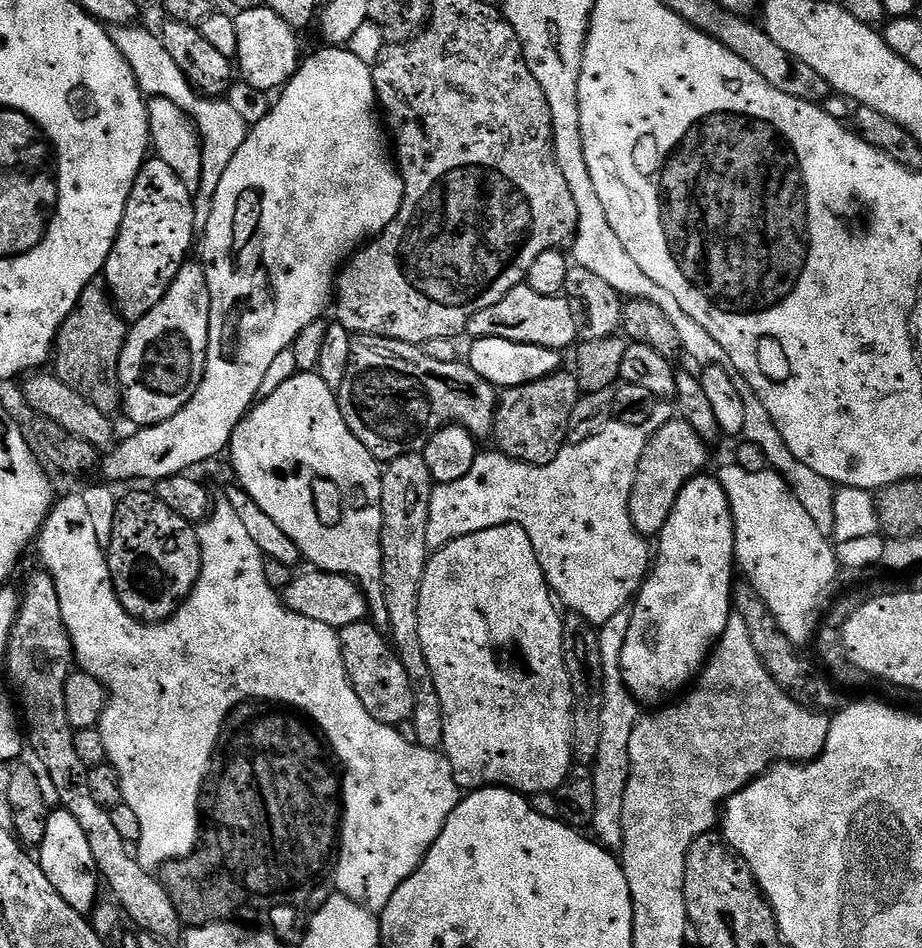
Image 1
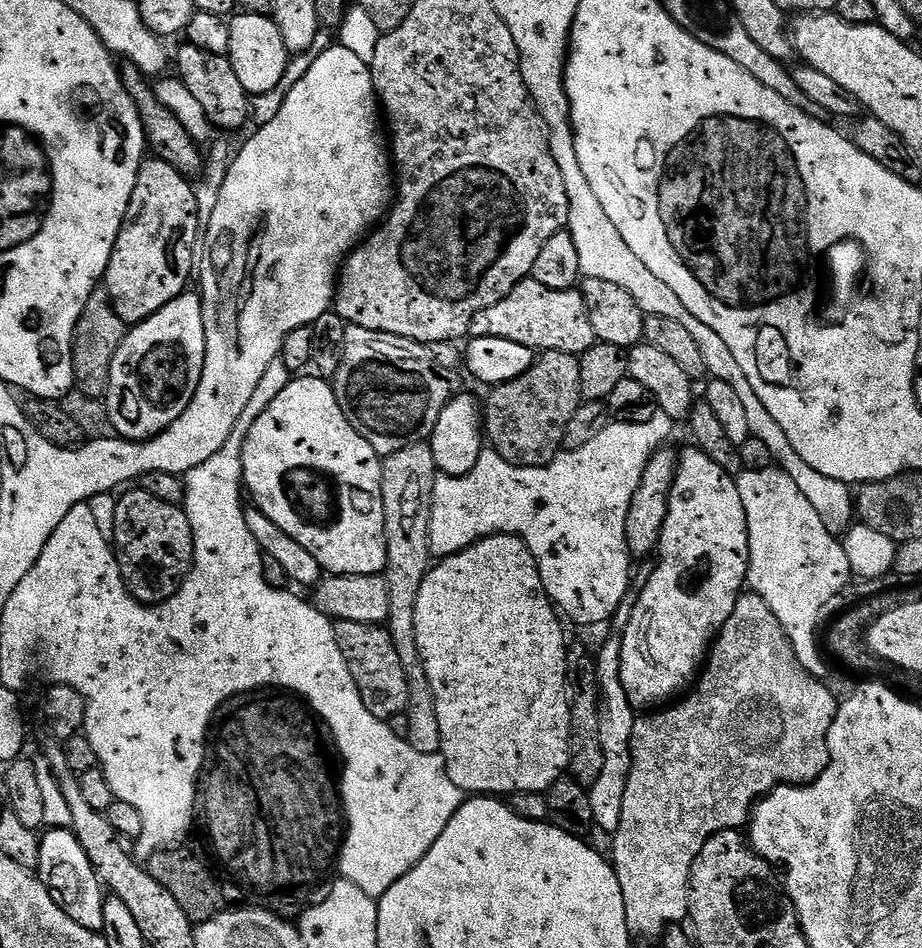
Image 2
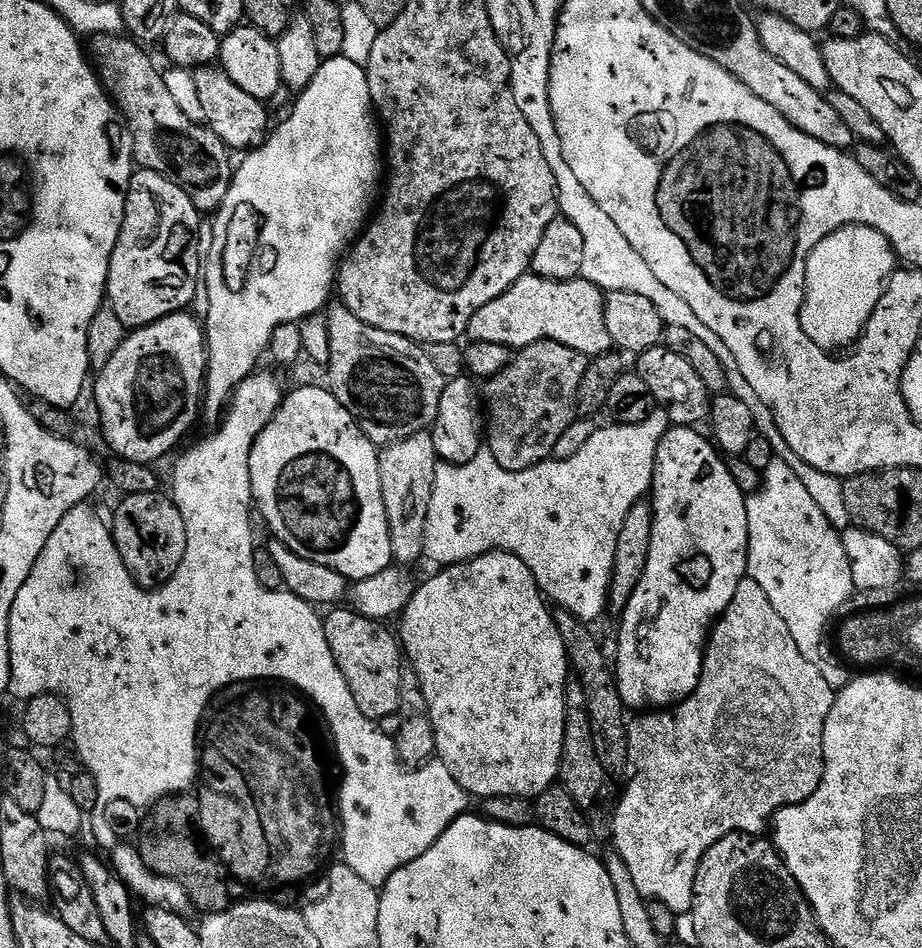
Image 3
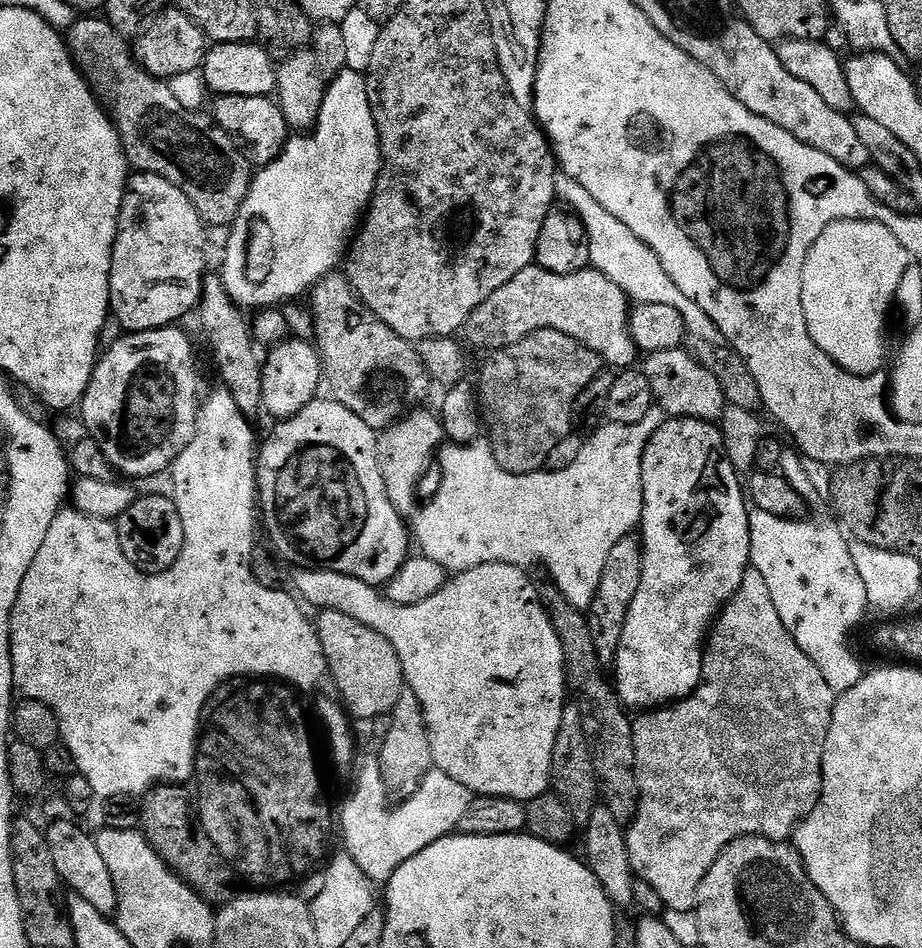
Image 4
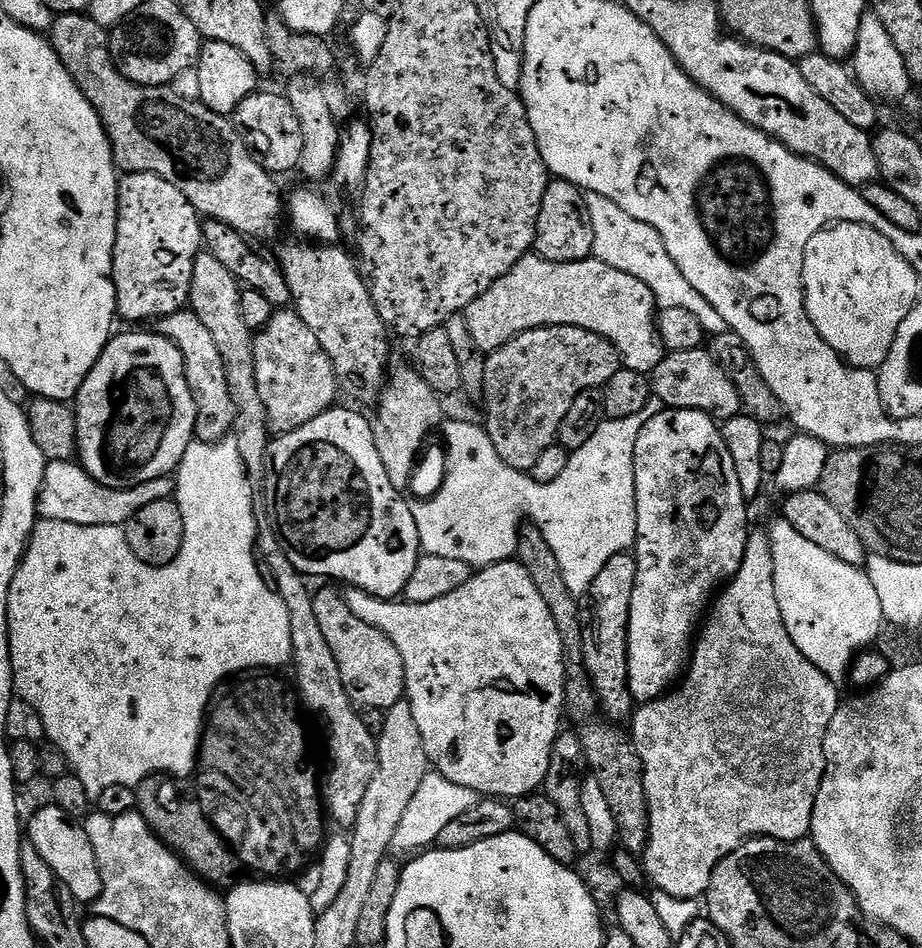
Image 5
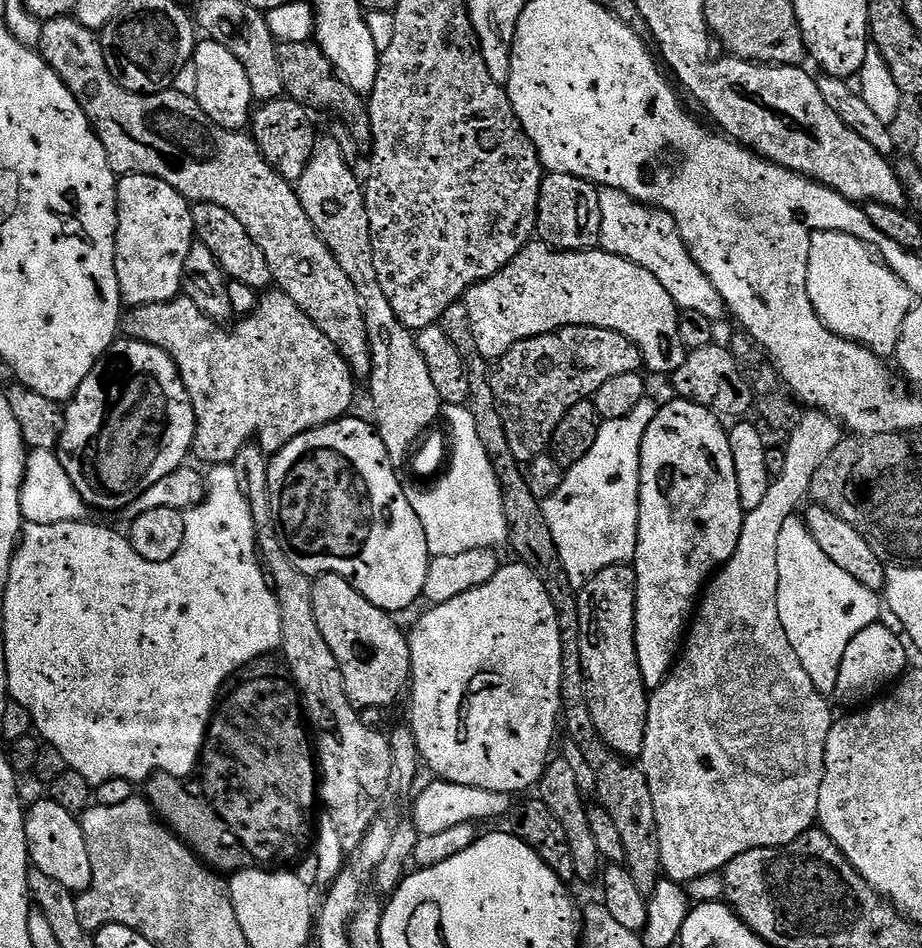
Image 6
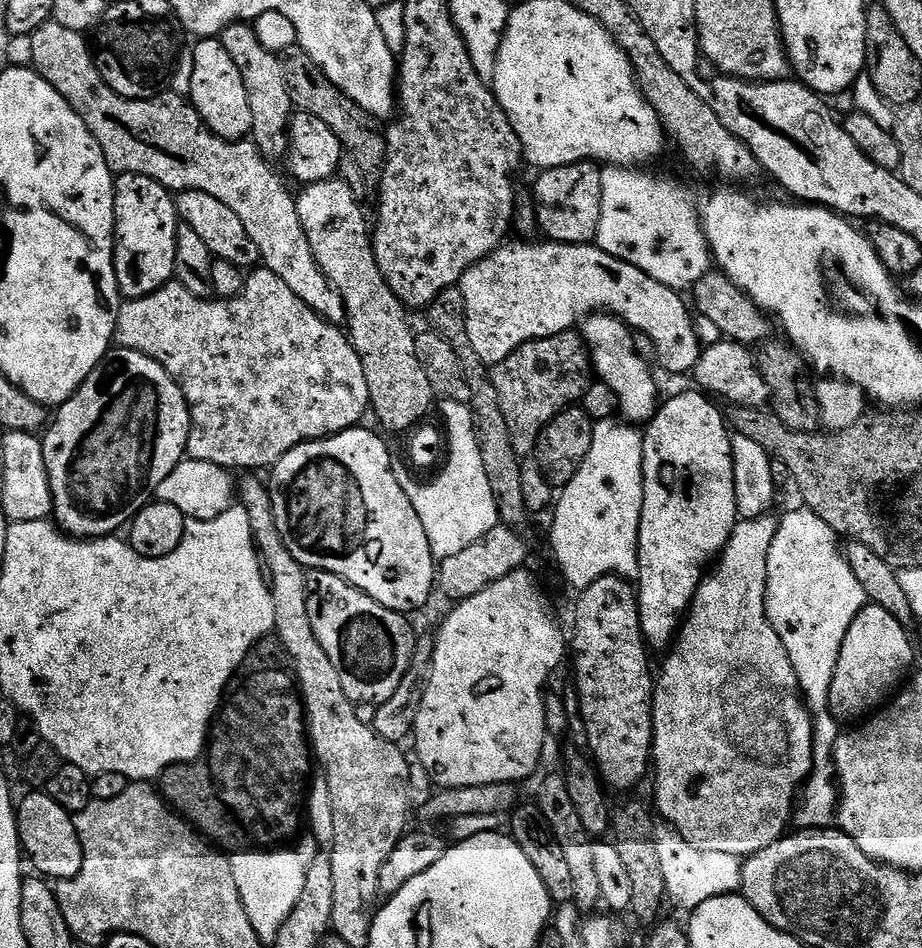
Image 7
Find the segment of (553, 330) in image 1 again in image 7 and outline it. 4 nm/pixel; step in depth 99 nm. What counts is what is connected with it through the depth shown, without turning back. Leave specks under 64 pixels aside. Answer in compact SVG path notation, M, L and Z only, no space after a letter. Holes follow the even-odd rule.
M505 242L500 245L500 247L495 248L494 251L489 255L481 260L478 261L477 264L474 266L470 266L470 270L466 270L466 274L462 274L462 278L459 282L459 290L462 294L462 298L464 299L464 317L466 318L466 334L470 338L470 346L474 346L474 354L478 354L478 358L480 359L481 365L484 366L491 366L493 364L497 364L498 362L502 362L506 358L510 358L510 354L514 354L514 350L518 350L524 345L526 342L534 342L535 340L541 340L542 338L550 338L554 334L562 334L563 332L571 332L573 329L577 327L583 321L585 316L591 316L593 314L607 314L610 316L617 316L619 320L623 320L625 324L628 325L629 328L632 329L633 333L639 334L640 332L642 335L645 336L646 339L652 343L652 348L656 351L656 360L658 363L661 364L662 367L665 368L668 372L673 372L674 375L680 376L683 372L691 373L693 369L695 369L696 363L700 360L700 353L702 351L702 345L700 343L700 339L698 338L698 334L696 333L696 322L693 316L693 313L690 311L688 313L688 308L684 305L684 300L679 291L677 289L671 288L670 286L662 286L662 282L658 282L654 278L650 278L650 274L646 274L642 270L638 270L638 266L630 266L626 262L622 262L618 258L614 258L614 254L606 254L606 250L602 250L601 248L597 248L595 243L590 244L558 244L555 242L543 242L544 244L511 244L511 242Z

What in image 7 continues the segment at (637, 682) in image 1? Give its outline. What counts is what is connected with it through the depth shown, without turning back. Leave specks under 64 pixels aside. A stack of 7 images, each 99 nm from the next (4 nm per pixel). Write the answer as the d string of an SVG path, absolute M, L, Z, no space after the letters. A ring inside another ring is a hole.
M695 391L680 392L677 396L670 397L665 404L663 401L642 432L644 493L638 530L638 599L640 629L652 650L667 649L673 643L682 617L692 604L696 588L704 579L710 562L715 561L726 546L738 519L729 421L725 413L723 416L712 405L715 403L703 391Z

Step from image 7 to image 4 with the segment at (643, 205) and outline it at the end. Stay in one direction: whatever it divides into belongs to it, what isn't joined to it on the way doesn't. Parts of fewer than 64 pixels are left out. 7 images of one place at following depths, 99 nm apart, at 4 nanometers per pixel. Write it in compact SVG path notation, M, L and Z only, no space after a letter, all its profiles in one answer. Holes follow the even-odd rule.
M557 175L556 194L567 207L578 213L586 226L591 267L606 274L610 282L614 282L627 294L629 301L636 304L654 302L657 306L674 306L674 310L682 314L684 325L688 328L688 336L706 338L706 342L714 342L717 345L721 343L720 331L718 326L714 326L714 322L710 322L710 314L706 314L706 310L702 310L698 302L686 298L686 294L682 294L678 286L674 286L674 278L666 274L662 262L658 262L658 254L654 254L654 250L650 250L650 246L646 246L646 242L642 242L642 238L638 238L638 234L630 230L630 226L622 226L622 222L618 222L618 218L614 218L614 214L604 209L591 194L586 194L585 188L578 186L574 178Z

